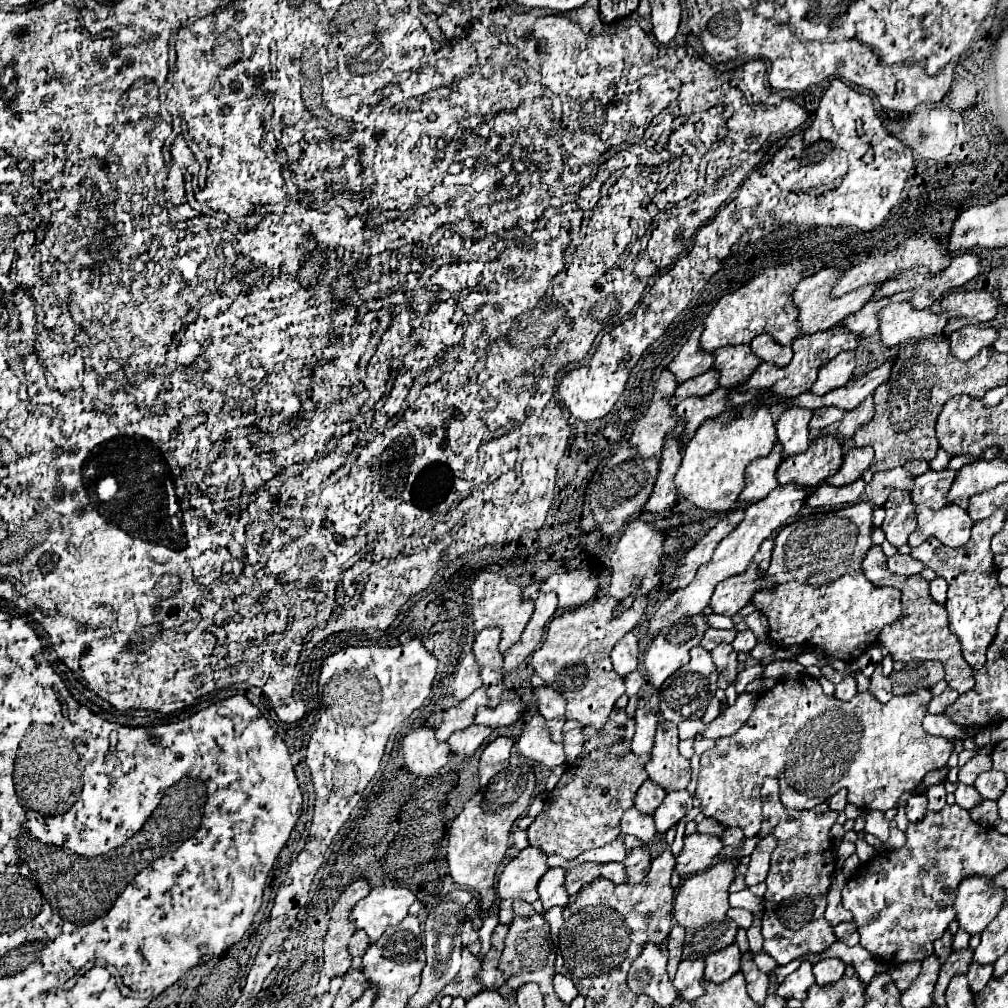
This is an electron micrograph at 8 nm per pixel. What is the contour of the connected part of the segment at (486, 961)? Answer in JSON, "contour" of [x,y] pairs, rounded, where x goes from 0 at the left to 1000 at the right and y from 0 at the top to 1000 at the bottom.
{"contour":[[[489,939],[483,943],[483,947],[479,949],[479,957],[477,961],[471,965],[473,973],[479,977],[479,981],[487,981],[487,983],[493,983],[501,971],[497,967],[497,963],[493,961],[493,955],[495,955],[495,943],[491,943]]]}

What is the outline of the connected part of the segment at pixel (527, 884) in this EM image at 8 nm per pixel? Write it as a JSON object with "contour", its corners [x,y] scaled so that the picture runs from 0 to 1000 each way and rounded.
{"contour":[[[533,840],[519,842],[509,854],[505,854],[495,868],[495,912],[499,918],[509,914],[509,894],[529,896],[535,892],[533,876],[545,862],[541,858],[541,848]]]}

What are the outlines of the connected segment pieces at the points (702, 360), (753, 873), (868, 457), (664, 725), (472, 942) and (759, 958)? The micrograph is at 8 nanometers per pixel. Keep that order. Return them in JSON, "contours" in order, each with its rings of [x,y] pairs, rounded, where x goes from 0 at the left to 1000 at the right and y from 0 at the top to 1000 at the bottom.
{"contours":[[[[697,322],[691,324],[684,338],[678,342],[676,350],[670,354],[670,358],[664,362],[666,368],[670,368],[670,374],[674,376],[674,380],[695,372],[697,368],[703,368],[707,364],[707,350],[699,348],[693,344],[693,334],[695,334]]],[[[761,828],[751,836],[751,840],[745,848],[745,856],[741,860],[741,868],[739,868],[739,876],[743,880],[759,874],[759,870],[763,866],[763,852],[765,852],[769,838],[771,838],[771,832],[767,828]]],[[[850,443],[850,445],[840,447],[836,463],[826,473],[822,473],[820,479],[834,483],[834,481],[842,481],[842,479],[850,477],[854,473],[854,469],[864,461],[866,451],[868,451],[866,443]]],[[[656,715],[652,719],[646,755],[640,759],[640,763],[644,771],[650,777],[654,777],[660,785],[682,783],[686,775],[686,757],[684,753],[676,751],[672,739],[674,739],[672,719],[664,715]]],[[[465,912],[459,916],[459,926],[457,926],[457,930],[459,930],[459,938],[461,938],[469,947],[473,947],[473,945],[477,943],[475,926],[469,922],[469,918],[467,918]]],[[[751,945],[751,947],[747,947],[747,953],[749,953],[749,957],[753,959],[753,963],[757,963],[757,965],[761,965],[761,967],[771,959],[771,953],[769,953],[767,949],[763,949],[761,945]]]]}

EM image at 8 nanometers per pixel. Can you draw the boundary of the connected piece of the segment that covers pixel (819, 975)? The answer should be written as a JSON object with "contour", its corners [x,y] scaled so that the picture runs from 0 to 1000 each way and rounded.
{"contour":[[[818,951],[807,957],[807,967],[811,977],[822,977],[838,967],[838,955],[834,951]]]}

